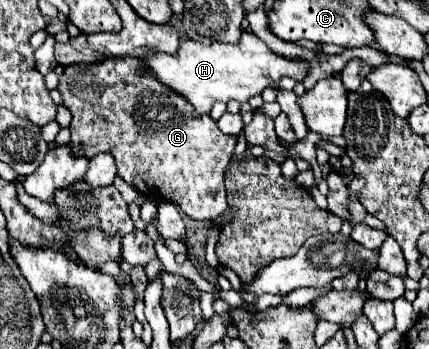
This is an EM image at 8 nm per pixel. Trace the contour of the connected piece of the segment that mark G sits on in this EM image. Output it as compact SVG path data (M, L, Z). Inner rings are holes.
M114 58L102 60L98 64L74 64L74 68L66 68L60 76L58 92L62 94L64 106L72 112L72 148L78 156L92 158L100 152L110 152L118 166L118 176L122 176L130 186L142 192L150 200L168 200L182 208L186 216L192 220L214 220L218 214L226 210L226 188L224 188L224 172L232 158L234 146L238 142L236 136L226 136L220 132L216 120L210 114L194 112L192 104L178 96L178 92L170 92L160 80L154 80L146 68L142 68L142 60L134 58Z

